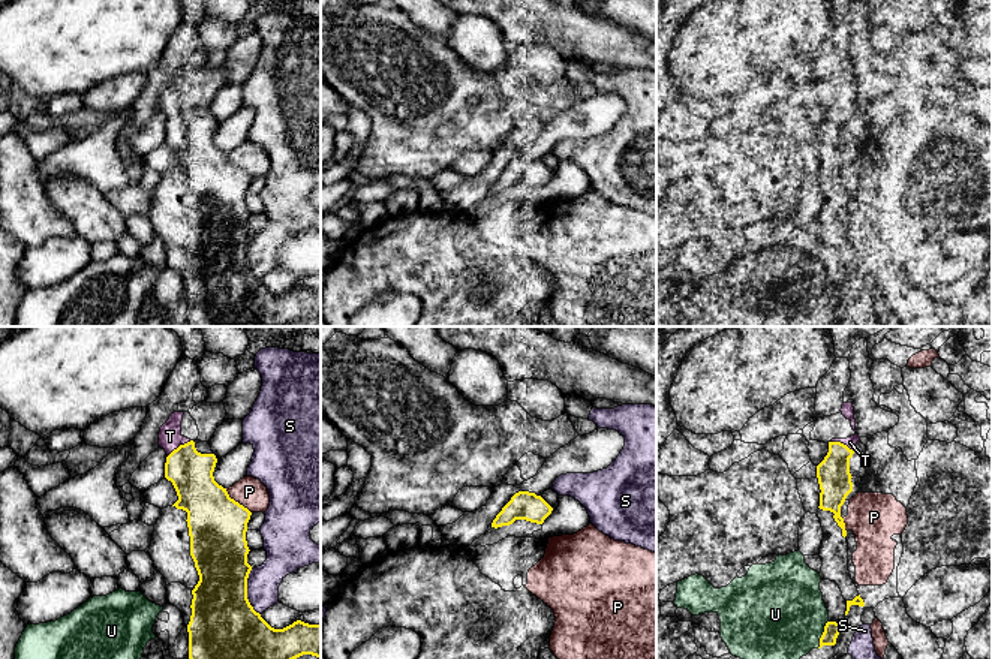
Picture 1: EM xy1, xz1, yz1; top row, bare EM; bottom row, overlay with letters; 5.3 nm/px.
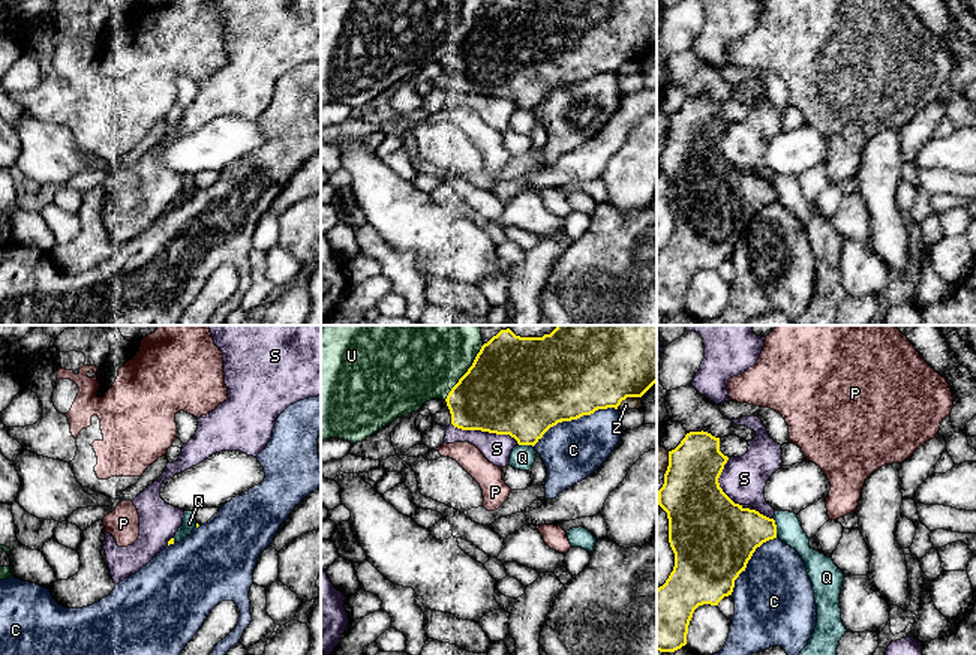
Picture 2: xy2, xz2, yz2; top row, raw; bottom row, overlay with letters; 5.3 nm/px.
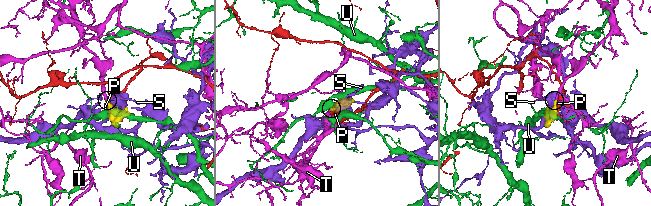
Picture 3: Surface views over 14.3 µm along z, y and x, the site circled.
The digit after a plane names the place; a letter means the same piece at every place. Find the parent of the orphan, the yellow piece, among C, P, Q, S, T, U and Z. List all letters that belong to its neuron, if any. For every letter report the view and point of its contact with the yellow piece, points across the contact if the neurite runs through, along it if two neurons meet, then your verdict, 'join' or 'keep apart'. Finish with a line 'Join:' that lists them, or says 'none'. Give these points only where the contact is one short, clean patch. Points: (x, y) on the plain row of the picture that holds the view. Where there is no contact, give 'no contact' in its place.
C: xz2 (574, 83) | keep apart
P: xy1 (237, 166) | keep apart
Q: yz2 (775, 192) | along yz2 (772, 183), (777, 200) | keep apart
S: xz2 (485, 95) | keep apart
T: xy1 (180, 110) | join
U: xz2 (467, 36) | keep apart
Z: xz2 (627, 60) | keep apart
Join: T

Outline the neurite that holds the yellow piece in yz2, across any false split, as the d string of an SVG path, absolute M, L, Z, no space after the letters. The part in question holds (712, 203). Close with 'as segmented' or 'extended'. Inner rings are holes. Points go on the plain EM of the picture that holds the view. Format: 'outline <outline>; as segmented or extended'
outline M690 96L669 115L658 169L667 177L669 207L675 231L657 253L657 315L675 316L687 309L688 289L699 270L732 259L735 244L745 235L757 211L777 202L774 183L735 168L720 151L718 142L729 121L720 115L720 102L708 96Z; as segmented

